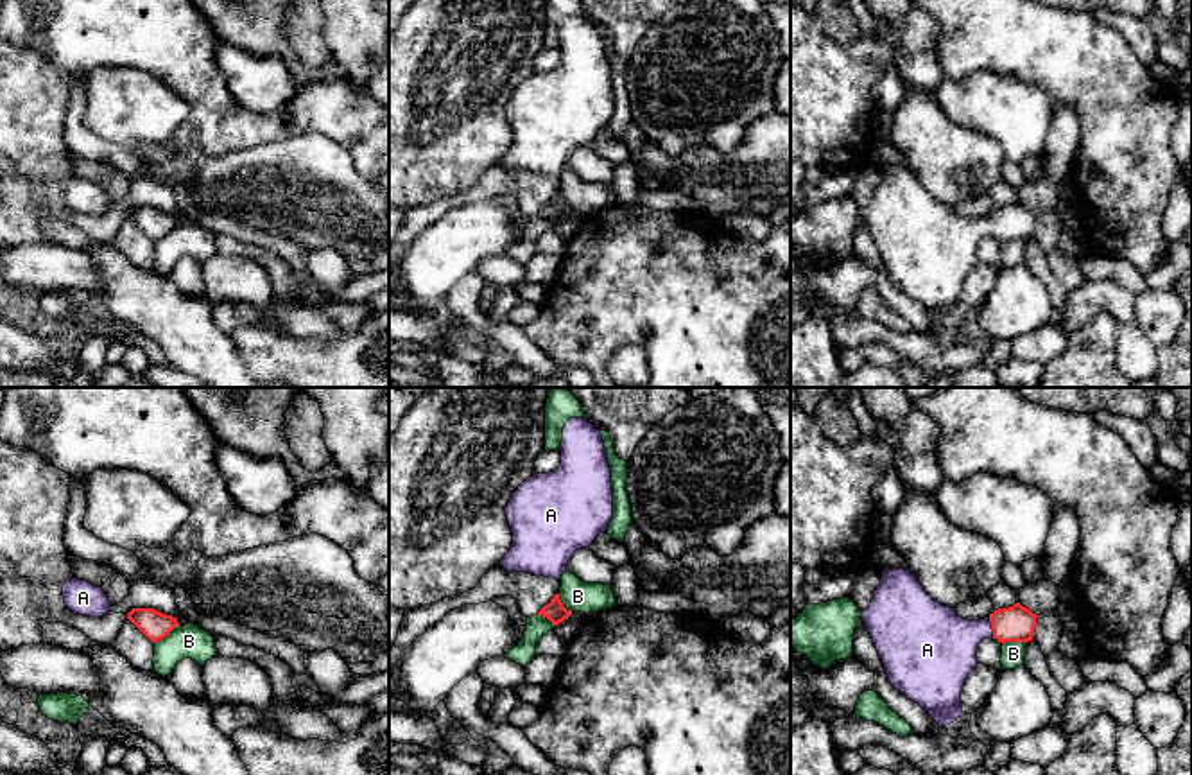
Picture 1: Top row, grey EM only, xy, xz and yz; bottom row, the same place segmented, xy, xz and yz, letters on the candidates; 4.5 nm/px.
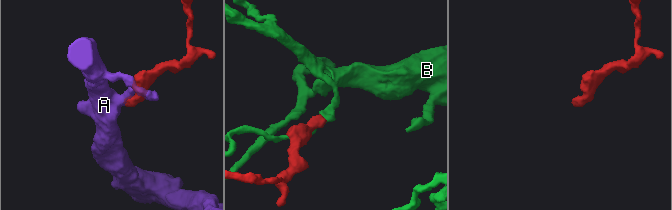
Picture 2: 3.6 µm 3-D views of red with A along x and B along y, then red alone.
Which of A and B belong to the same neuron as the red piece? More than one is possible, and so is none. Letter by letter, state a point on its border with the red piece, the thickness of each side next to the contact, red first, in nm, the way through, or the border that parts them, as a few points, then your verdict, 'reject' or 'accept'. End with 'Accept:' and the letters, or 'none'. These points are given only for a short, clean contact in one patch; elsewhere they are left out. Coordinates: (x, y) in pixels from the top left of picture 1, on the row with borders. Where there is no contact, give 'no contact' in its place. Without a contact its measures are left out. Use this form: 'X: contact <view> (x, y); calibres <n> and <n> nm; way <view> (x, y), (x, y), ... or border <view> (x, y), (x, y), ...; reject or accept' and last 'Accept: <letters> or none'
A: contact yz (992, 628); calibres 160 and 340 nm; way yz (1017, 623), (992, 628), (972, 632), (940, 648); accept
B: contact xy (165, 635); calibres 130 and 150 nm; reject
Accept: A

